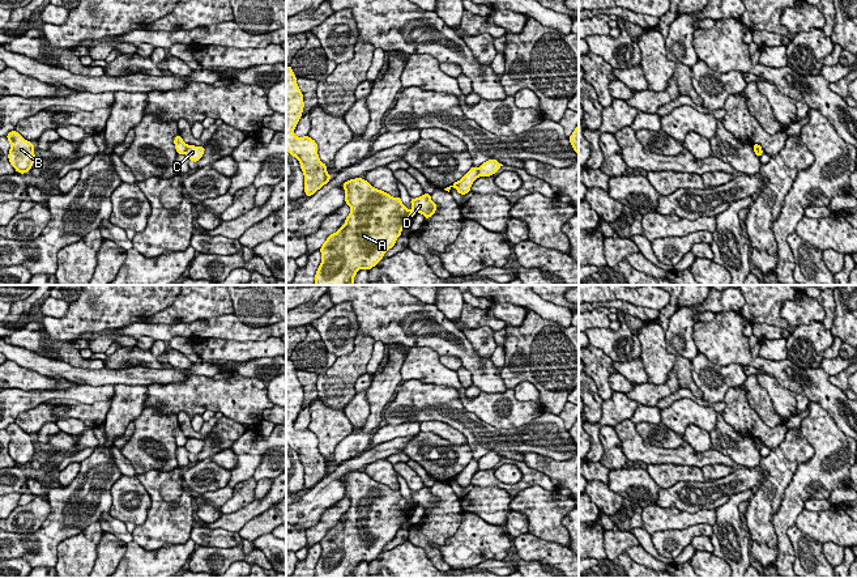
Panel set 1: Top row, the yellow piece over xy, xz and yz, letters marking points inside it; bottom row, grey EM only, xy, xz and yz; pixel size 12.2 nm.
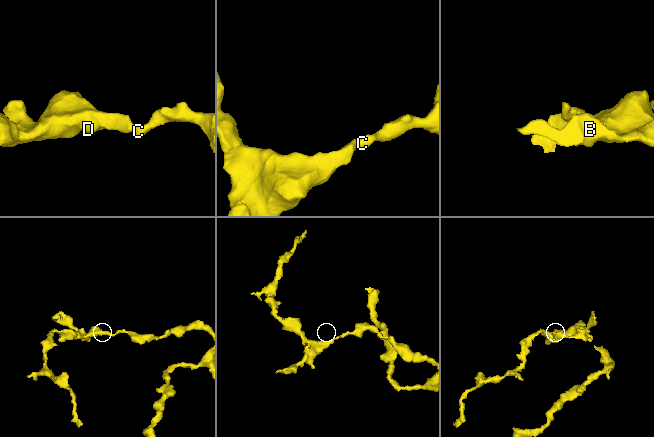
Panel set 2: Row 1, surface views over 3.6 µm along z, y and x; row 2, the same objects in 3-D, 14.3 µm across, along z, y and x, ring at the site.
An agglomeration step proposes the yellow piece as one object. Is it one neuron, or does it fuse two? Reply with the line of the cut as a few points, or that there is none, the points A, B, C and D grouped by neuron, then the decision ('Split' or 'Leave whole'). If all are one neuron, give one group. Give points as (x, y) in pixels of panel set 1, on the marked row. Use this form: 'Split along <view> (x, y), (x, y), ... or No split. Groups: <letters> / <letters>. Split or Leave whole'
Split along xy (188, 145), (184, 153). Groups: A B D / C. Split

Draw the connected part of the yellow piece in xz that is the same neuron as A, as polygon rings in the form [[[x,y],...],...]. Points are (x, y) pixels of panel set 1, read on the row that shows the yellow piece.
[[[355,178],[342,184],[345,190],[345,203],[350,207],[350,213],[345,224],[331,234],[320,247],[321,263],[315,275],[315,285],[354,285],[354,277],[362,268],[371,269],[383,259],[384,254],[392,248],[401,230],[409,228],[409,218],[415,213],[422,213],[430,218],[438,205],[431,200],[430,194],[414,199],[412,197],[412,211],[401,201],[401,196],[393,197],[389,194],[372,187],[363,178]]]

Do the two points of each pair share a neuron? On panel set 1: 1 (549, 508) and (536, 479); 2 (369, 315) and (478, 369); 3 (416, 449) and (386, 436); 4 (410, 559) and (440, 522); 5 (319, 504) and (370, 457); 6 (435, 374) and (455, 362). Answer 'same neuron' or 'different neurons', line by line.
1: different neurons
2: same neuron
3: different neurons
4: different neurons
5: same neuron
6: different neurons

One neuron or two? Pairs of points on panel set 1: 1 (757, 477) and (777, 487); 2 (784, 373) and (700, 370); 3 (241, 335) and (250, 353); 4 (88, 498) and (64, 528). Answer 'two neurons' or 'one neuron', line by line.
1: two neurons
2: two neurons
3: two neurons
4: one neuron

